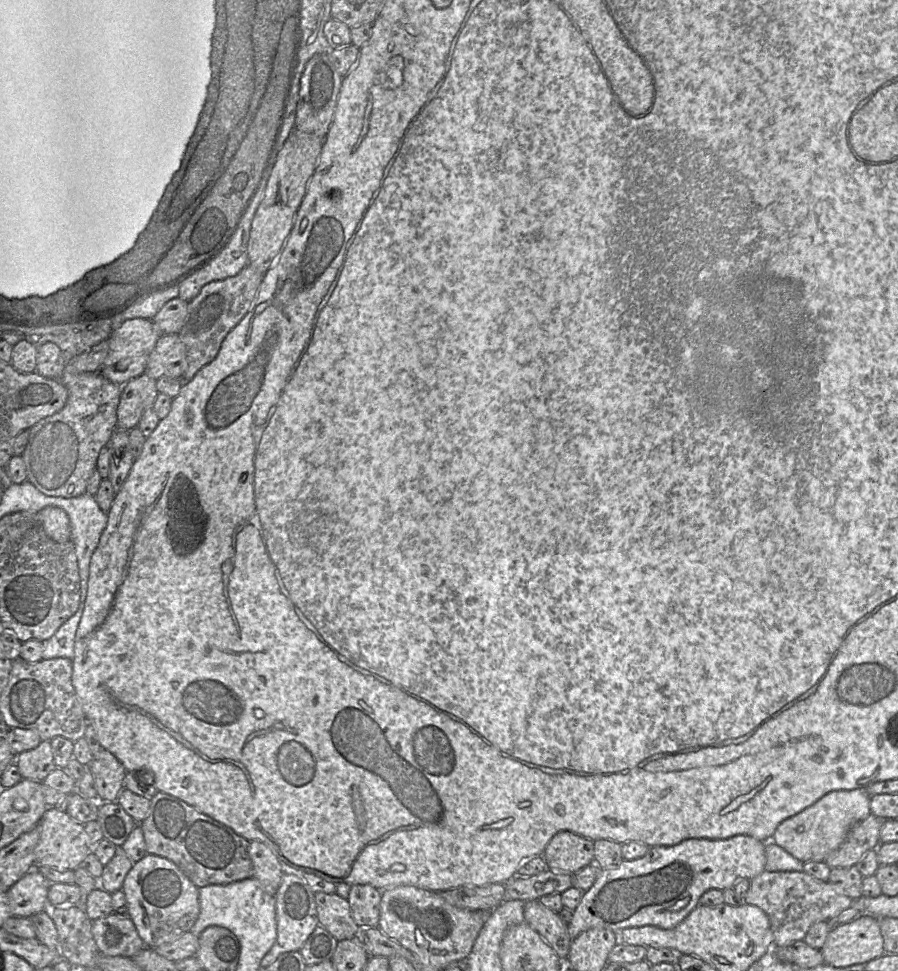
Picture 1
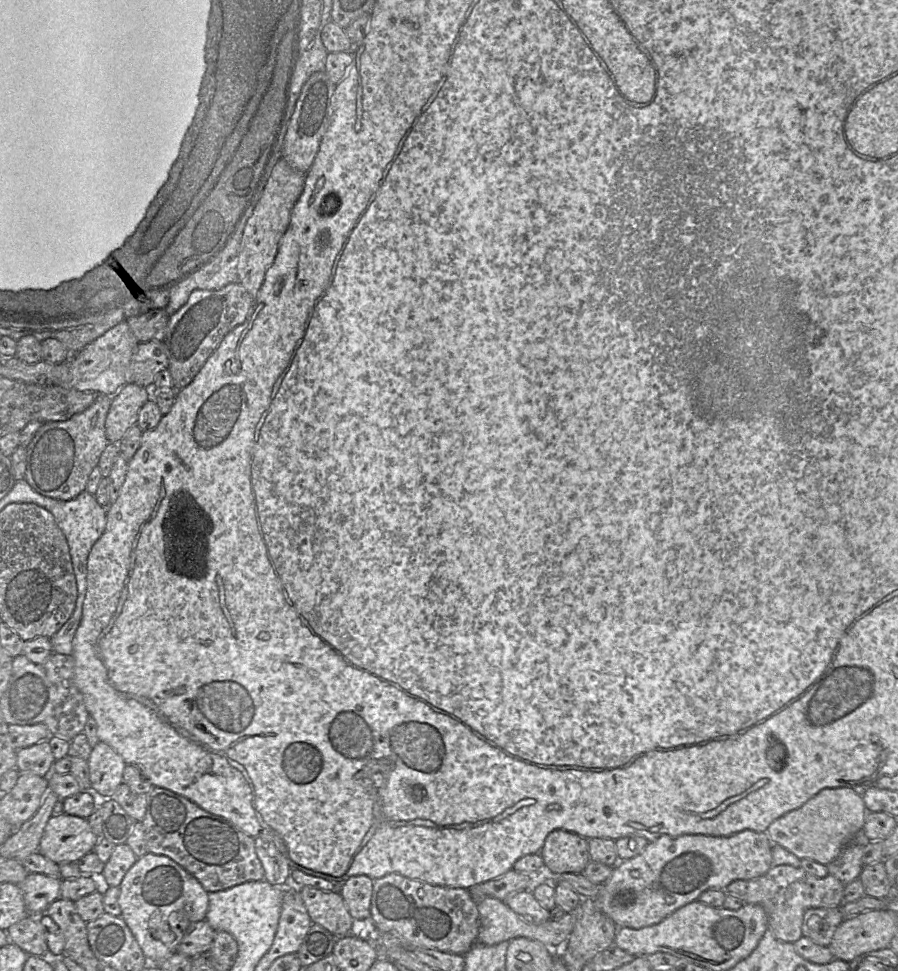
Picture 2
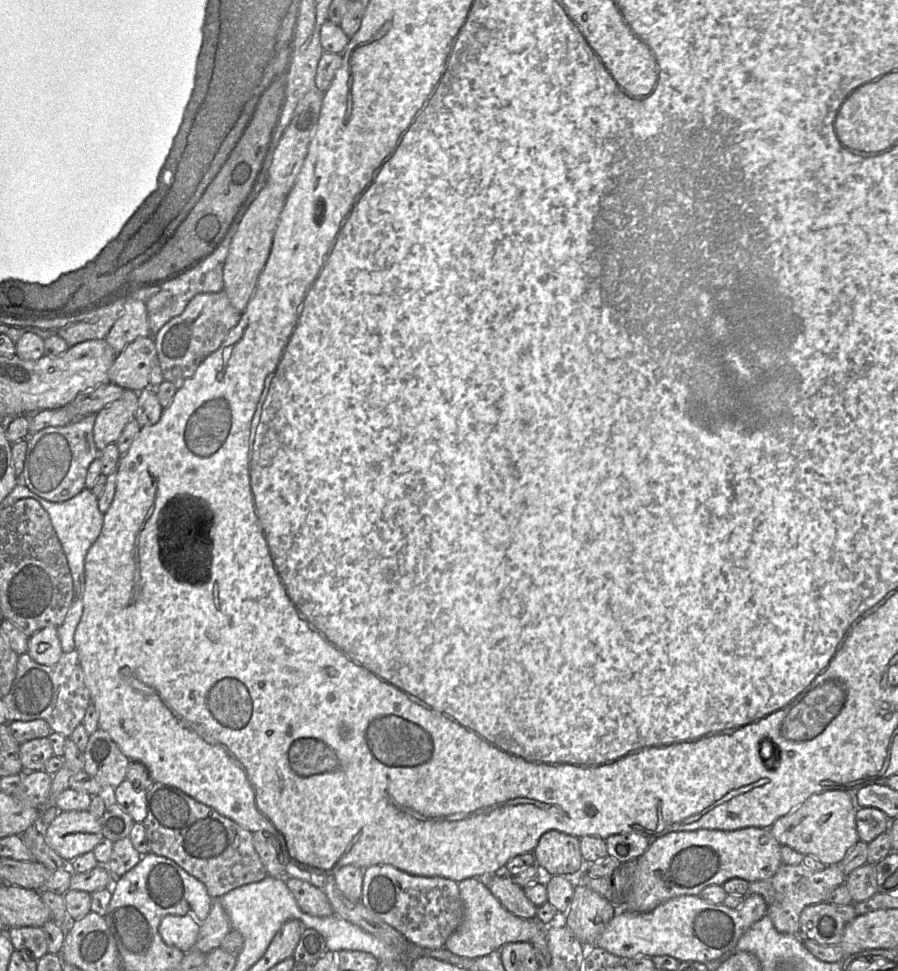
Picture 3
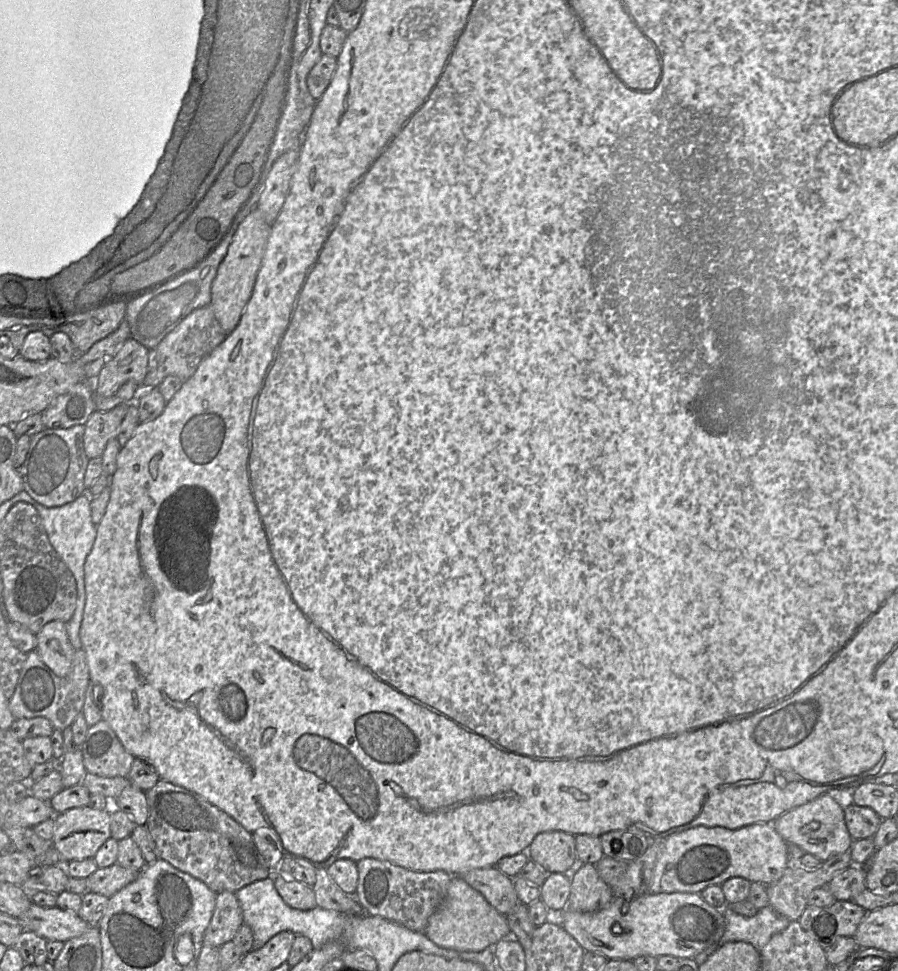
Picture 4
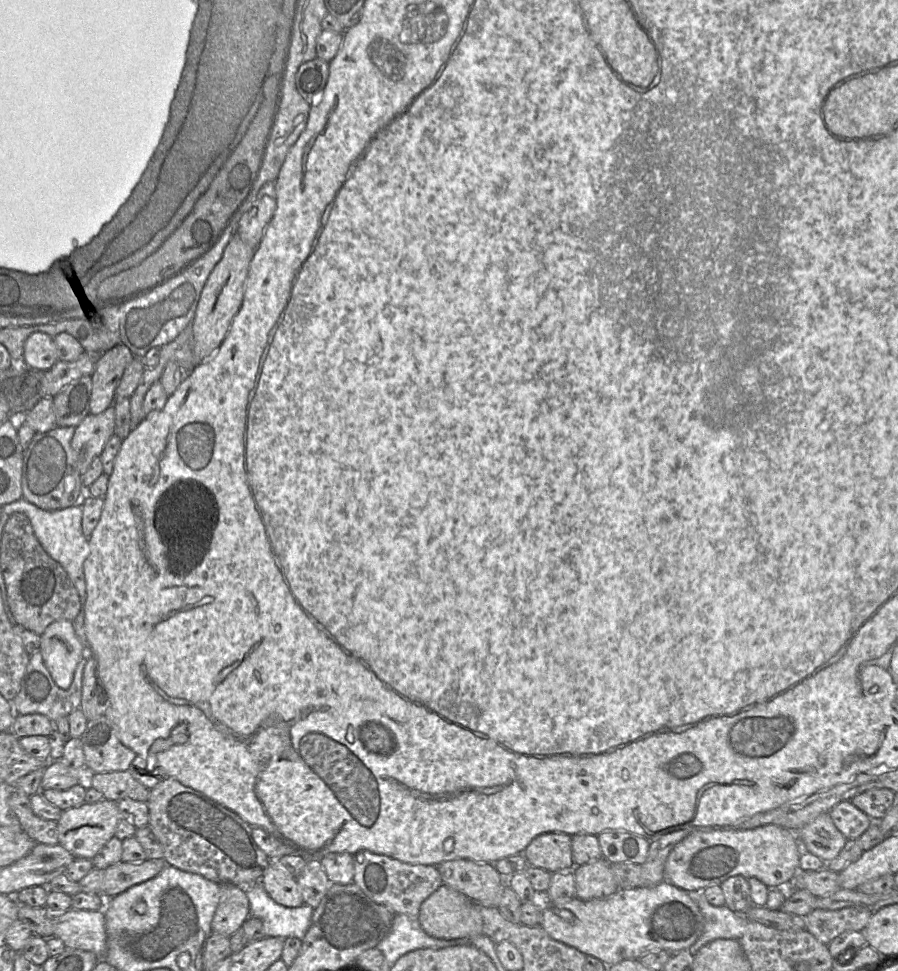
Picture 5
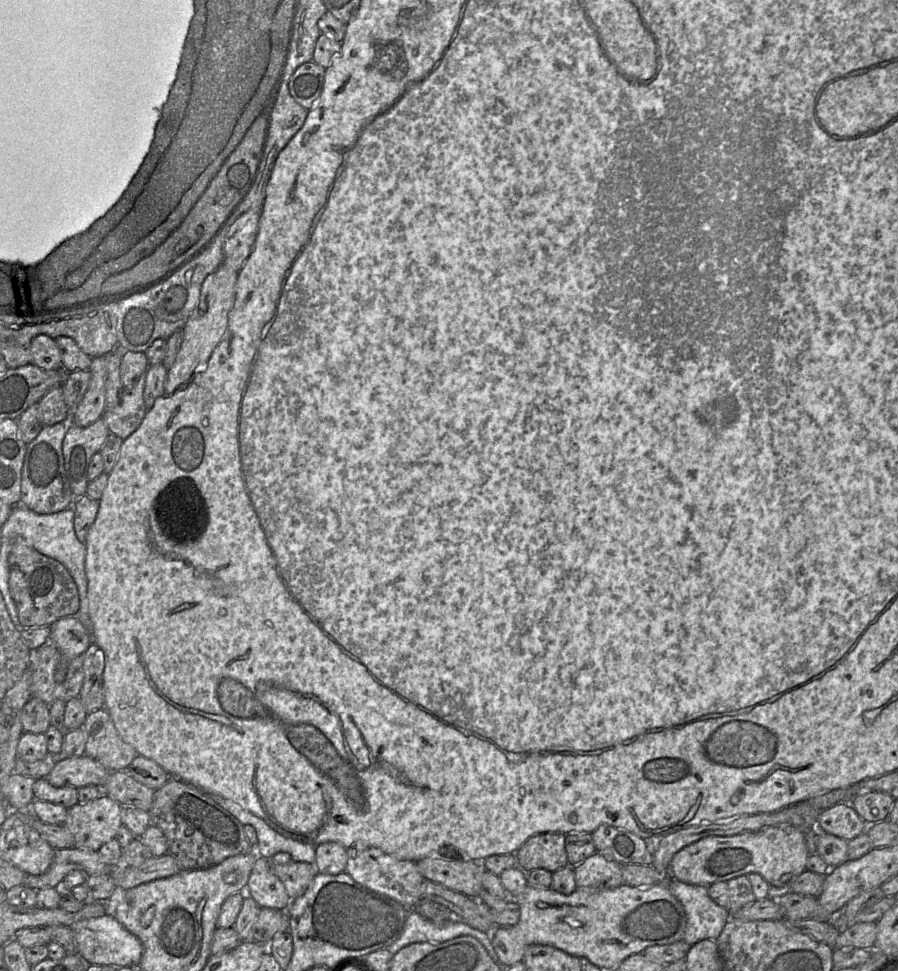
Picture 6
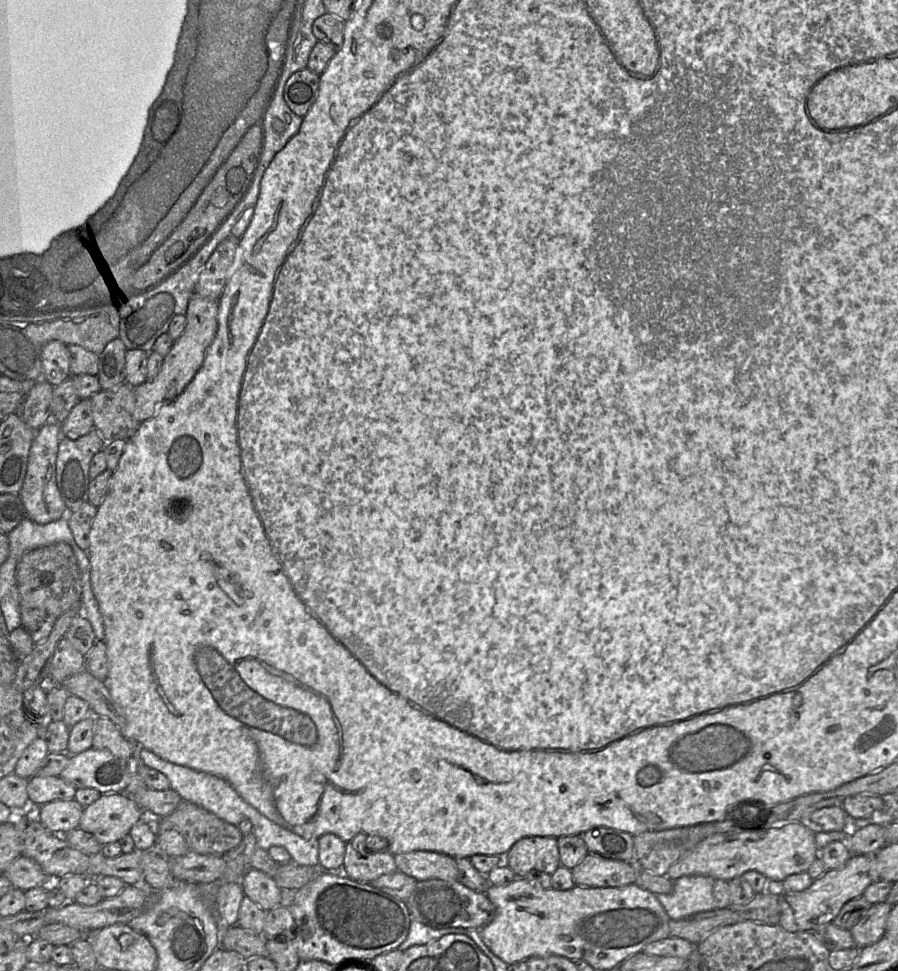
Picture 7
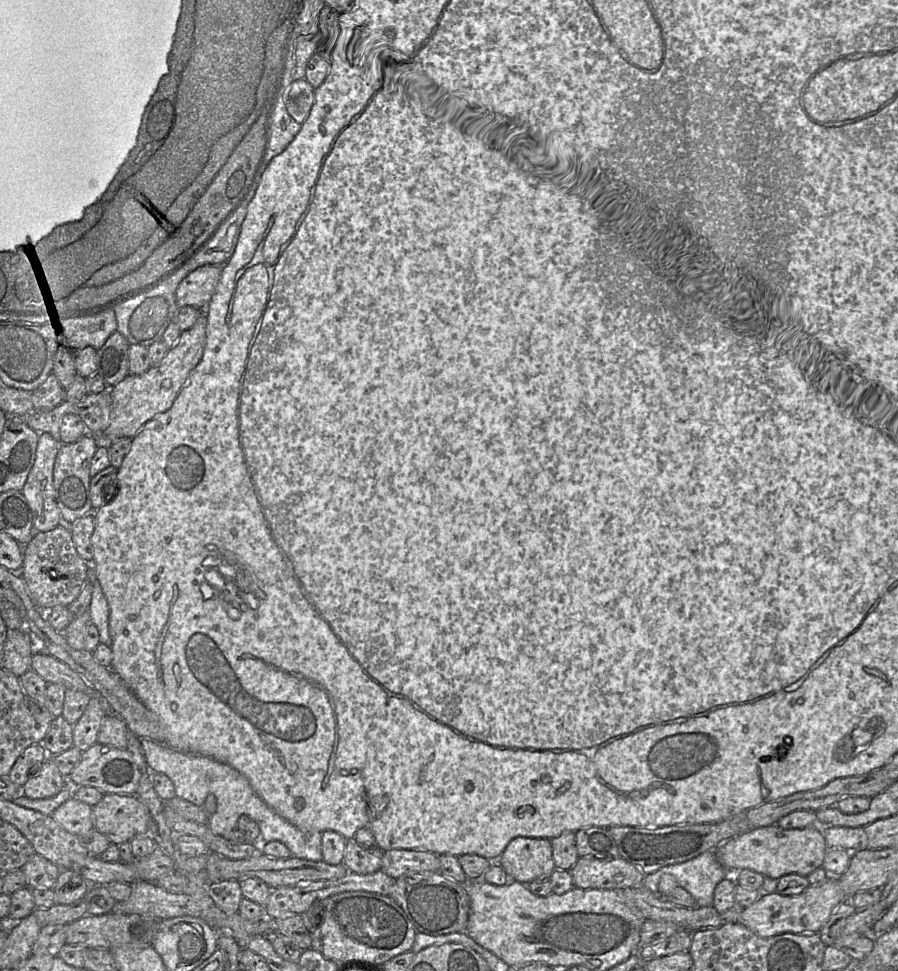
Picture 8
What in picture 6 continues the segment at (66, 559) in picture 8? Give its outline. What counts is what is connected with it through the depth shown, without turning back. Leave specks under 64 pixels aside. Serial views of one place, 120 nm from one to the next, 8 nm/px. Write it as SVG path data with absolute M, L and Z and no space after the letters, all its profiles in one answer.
M22 537L14 539L8 568L9 589L22 628L49 627L61 618L74 616L79 610L78 589L68 570L57 560L37 552Z

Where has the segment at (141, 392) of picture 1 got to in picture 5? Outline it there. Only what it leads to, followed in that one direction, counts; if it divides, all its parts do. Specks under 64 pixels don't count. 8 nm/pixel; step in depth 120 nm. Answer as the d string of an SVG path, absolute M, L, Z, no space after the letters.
M111 406L99 415L88 416L75 427L71 440L75 466L84 476L95 457L100 457L105 445L115 434L115 410Z

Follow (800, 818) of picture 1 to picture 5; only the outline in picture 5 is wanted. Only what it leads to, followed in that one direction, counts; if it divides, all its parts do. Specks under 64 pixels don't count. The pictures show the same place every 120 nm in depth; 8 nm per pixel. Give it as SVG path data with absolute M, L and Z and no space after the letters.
M829 813L819 815L799 831L793 832L803 840L810 853L826 864L839 855L847 842L847 839L834 825Z

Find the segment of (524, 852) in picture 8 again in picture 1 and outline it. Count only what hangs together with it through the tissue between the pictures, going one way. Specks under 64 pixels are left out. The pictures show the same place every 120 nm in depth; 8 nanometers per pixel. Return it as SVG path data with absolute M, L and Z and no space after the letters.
M560 831L550 840L542 857L547 863L547 870L574 875L594 864L594 841L570 831Z

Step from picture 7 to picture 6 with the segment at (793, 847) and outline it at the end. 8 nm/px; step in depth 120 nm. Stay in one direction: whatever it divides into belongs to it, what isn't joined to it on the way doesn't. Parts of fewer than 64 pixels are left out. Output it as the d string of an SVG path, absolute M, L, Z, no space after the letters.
M772 826L732 836L709 836L677 852L669 866L669 877L692 885L709 886L758 873L770 886L783 887L806 871L809 852L805 834L794 827Z

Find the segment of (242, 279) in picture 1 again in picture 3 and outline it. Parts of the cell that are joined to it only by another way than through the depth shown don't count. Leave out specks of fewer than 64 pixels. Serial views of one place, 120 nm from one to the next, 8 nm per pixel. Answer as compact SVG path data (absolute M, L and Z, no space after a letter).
M224 291L194 296L181 314L172 318L151 336L164 380L174 384L177 389L181 387L194 375L198 366L220 347L240 318L241 312L234 308Z

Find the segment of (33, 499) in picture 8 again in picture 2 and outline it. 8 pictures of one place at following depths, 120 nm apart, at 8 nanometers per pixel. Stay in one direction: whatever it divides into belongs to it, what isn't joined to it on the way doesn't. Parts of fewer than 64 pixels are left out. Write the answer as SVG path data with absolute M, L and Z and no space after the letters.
M97 395L94 403L82 413L66 421L48 421L36 431L26 446L26 471L24 480L37 493L68 501L86 491L91 472L97 467L109 441L105 421L112 396Z

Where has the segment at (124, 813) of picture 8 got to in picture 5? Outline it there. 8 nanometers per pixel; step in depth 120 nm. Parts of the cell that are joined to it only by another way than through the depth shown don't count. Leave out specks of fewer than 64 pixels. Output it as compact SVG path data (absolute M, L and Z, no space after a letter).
M106 799L96 803L83 803L80 806L64 810L57 821L58 844L75 858L92 860L115 835L121 818L117 802Z

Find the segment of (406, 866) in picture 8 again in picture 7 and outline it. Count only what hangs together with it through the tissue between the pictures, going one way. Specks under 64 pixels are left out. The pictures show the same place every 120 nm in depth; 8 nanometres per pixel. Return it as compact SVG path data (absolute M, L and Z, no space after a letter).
M412 851L394 855L397 871L417 881L441 879L458 881L455 858L433 851Z

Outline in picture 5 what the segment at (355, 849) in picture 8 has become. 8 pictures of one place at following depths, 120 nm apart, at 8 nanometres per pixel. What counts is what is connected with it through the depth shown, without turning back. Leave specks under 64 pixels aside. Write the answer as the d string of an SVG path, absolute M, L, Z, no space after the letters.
M366 850L357 852L353 857L353 882L372 901L384 905L394 914L418 917L422 903L443 884L437 868L432 865L408 864Z

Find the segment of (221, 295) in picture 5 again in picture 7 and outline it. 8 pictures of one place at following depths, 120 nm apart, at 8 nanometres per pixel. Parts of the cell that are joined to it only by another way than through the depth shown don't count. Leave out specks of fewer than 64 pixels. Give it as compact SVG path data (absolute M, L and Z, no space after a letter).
M193 295L187 309L187 325L182 335L164 357L159 374L153 379L147 379L143 384L134 387L135 409L134 418L142 423L155 415L163 403L173 402L191 382L201 368L208 347L213 342L218 329L218 299L210 299L200 295Z

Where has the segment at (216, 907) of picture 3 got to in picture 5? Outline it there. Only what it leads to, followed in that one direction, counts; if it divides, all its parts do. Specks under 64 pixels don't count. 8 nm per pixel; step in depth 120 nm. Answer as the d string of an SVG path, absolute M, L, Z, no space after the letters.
M232 884L221 887L221 898L212 920L212 933L230 937L250 916L249 900L244 888Z

